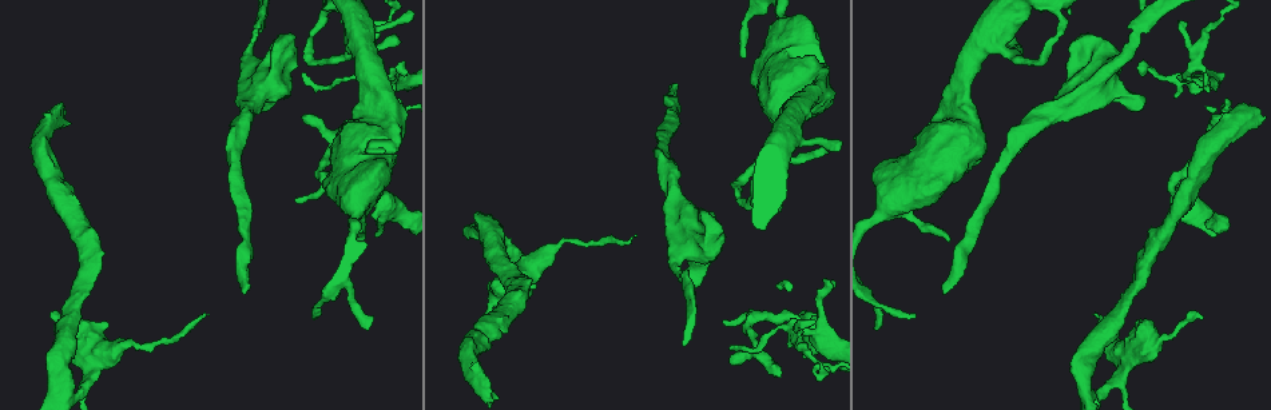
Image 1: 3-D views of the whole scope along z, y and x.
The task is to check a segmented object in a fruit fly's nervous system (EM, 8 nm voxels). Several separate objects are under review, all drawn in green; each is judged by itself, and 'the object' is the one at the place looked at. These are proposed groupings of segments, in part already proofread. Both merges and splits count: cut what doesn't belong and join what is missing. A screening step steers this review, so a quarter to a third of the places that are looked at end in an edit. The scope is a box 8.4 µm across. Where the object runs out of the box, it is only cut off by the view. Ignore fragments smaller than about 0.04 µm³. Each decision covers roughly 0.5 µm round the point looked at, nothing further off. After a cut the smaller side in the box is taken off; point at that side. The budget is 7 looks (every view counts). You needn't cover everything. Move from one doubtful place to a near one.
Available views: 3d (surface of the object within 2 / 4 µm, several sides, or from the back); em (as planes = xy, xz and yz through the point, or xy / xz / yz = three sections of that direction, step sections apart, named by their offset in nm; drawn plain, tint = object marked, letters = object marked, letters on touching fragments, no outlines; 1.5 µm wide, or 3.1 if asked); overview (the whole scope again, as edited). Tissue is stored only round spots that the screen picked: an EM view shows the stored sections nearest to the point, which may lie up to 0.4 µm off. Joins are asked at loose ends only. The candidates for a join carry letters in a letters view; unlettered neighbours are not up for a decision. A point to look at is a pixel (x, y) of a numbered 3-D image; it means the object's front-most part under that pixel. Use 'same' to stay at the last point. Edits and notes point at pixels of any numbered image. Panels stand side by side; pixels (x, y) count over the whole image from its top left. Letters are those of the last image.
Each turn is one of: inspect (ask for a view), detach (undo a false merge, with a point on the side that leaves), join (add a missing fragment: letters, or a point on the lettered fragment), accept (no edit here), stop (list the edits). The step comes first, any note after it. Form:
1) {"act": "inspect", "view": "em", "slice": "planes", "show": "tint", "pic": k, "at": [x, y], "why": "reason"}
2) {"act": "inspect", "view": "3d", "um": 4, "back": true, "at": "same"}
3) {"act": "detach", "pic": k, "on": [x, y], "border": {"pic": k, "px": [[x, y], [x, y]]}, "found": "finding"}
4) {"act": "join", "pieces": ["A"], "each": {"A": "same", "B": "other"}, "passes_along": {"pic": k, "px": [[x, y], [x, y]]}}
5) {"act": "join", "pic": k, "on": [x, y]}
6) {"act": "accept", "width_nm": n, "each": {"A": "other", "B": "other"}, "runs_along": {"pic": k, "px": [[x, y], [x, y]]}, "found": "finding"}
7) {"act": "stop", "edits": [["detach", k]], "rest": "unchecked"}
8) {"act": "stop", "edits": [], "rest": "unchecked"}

{"act": "inspect", "view": "em", "slice": "planes", "show": "letters", "pic": 1, "at": [55, 321], "why": "thin end"}

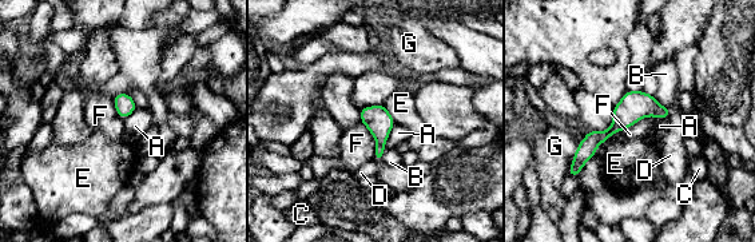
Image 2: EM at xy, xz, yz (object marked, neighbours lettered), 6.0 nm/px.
{"act": "accept", "each": {"A": "other", "B": "other", "C": "other", "D": "other", "E": "other", "F": "other", "G": "other"}, "runs_along": {"pic": 2, "px": [[666, 111], [631, 110], [572, 173]]}, "found": "no lettered fragment goes on from it"}

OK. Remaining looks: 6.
{"act": "inspect", "view": "em", "slice": "yz", "step": 4, "show": "tint", "pic": 1, "at": [1110, 69], "why": "a fork"}

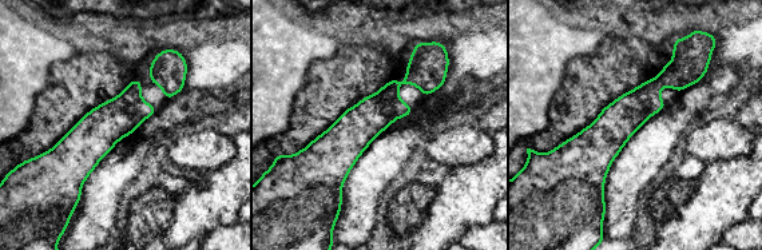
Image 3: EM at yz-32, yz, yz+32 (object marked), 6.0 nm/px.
{"act": "inspect", "view": "em", "slice": "xz", "step": 4, "show": "letters", "at": "same", "why": "cut it another way"}

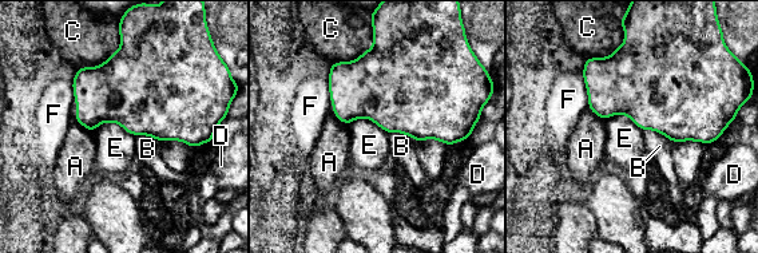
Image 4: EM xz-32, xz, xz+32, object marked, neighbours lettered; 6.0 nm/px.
{"act": "accept", "each": {"A": "other", "B": "other", "C": "other", "D": "other", "E": "other", "F": "other"}, "border": {"pic": 4, "px": [[92, 131], [116, 122], [134, 137]]}, "found": "continuous, no second neuron"}

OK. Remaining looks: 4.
{"act": "inspect", "view": "em", "slice": "planes", "show": "tint", "pic": 1, "at": [803, 318], "why": "thick turns thin"}

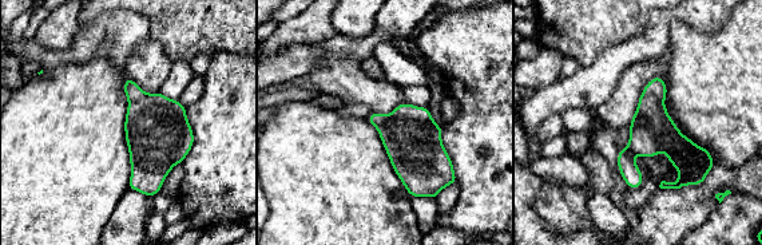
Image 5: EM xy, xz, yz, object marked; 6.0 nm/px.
{"act": "inspect", "view": "em", "slice": "planes", "show": "letters", "at": "same", "why": "see the neighbours"}

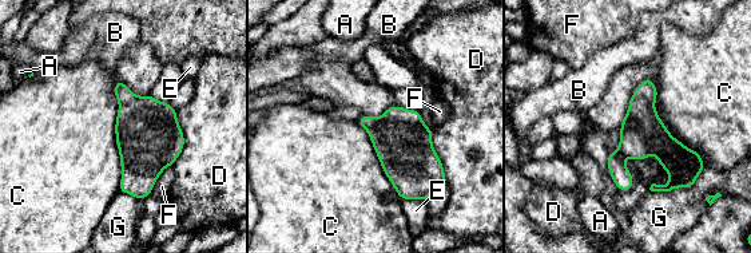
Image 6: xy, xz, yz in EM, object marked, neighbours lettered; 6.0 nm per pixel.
{"act": "accept", "width_nm": 260, "each": {"A": "other", "B": "other", "C": "other", "D": "other", "E": "other", "F": "other", "G": "other"}, "found": "one neuron here"}

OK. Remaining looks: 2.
{"act": "stop", "edits": [], "rest": "unchecked"}

